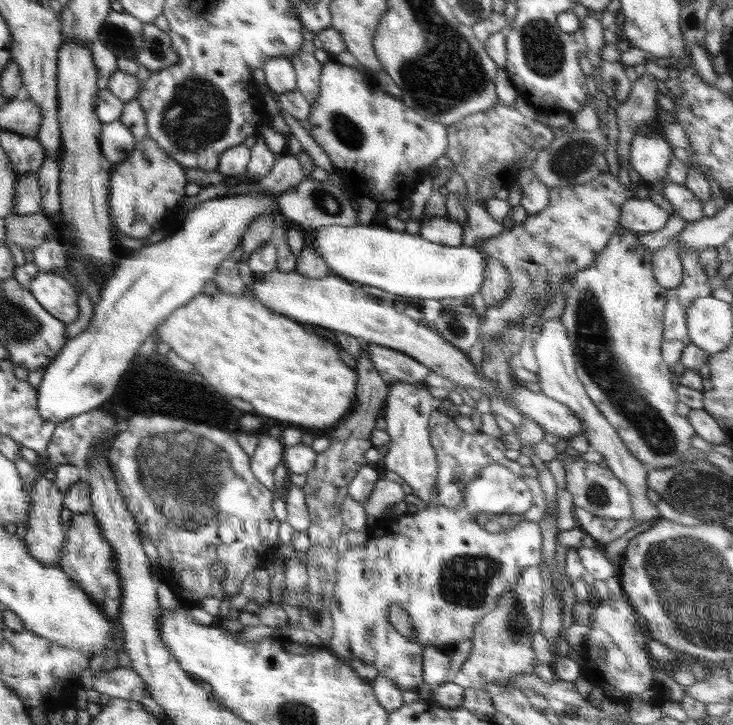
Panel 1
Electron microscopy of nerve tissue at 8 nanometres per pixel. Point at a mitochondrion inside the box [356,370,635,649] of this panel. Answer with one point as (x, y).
(464, 581)

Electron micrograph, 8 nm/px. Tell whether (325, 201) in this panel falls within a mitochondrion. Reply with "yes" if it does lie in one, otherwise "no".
yes

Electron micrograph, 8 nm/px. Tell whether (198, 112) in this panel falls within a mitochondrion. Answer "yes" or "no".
yes

